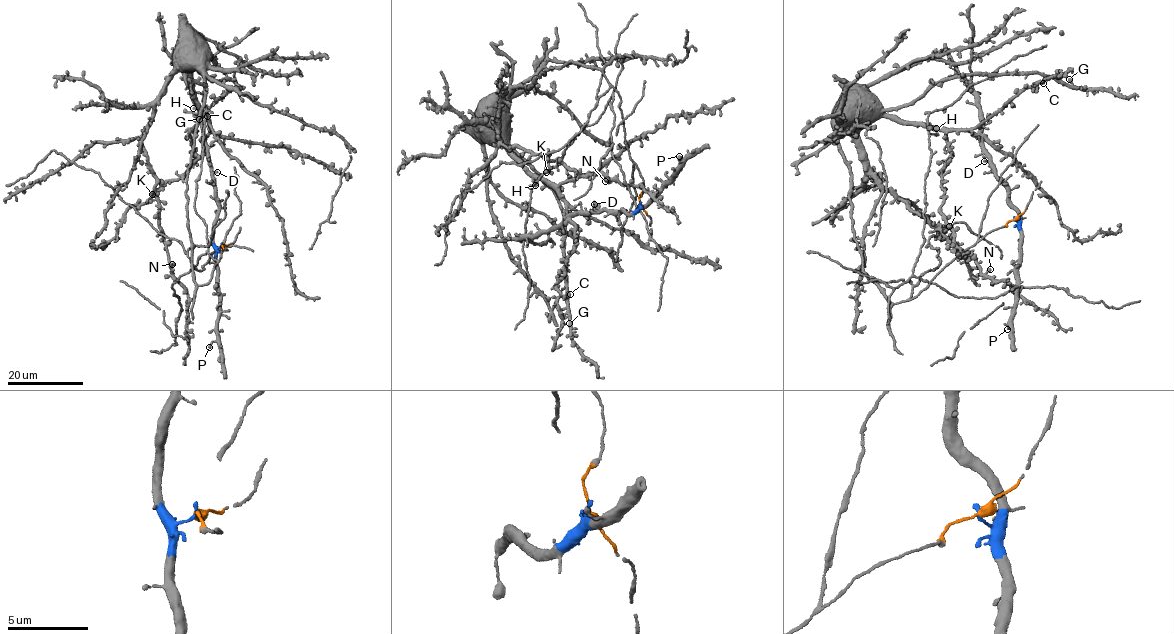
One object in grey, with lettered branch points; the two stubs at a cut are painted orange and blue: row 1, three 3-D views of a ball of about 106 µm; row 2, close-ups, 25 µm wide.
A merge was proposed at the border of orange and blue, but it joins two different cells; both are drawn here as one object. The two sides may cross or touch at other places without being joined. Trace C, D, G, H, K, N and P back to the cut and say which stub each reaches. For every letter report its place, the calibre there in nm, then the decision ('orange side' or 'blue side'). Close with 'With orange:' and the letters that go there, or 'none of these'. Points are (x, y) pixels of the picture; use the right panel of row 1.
C: (1043, 83) | 600 nm | orange side
D: (984, 161) | 200 nm | blue side
G: (1069, 79) | 440 nm | orange side
H: (936, 128) | 280 nm | orange side
K: (949, 226) | 320 nm | orange side
N: (990, 269) | 400 nm | orange side
P: (1007, 329) | 320 nm | blue side
With orange: C, G, H, K, N

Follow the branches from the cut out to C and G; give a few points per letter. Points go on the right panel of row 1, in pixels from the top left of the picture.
C: (1015, 219), (893, 303), (863, 272), (838, 132), (954, 77), (1034, 73), (1043, 83)
G: (1015, 219), (911, 300), (893, 303), (863, 272), (838, 132), (856, 115), (908, 105), (962, 76), (1069, 78)

